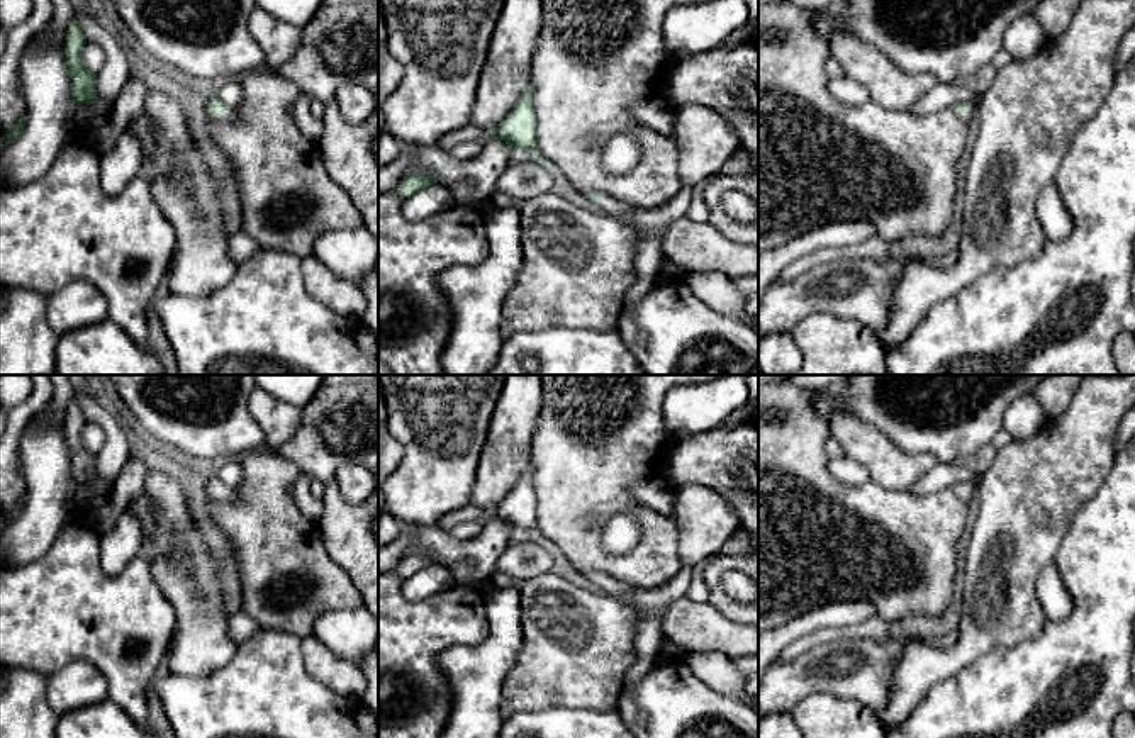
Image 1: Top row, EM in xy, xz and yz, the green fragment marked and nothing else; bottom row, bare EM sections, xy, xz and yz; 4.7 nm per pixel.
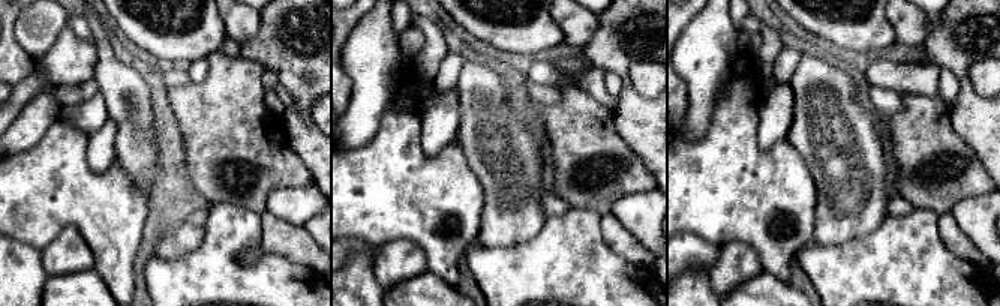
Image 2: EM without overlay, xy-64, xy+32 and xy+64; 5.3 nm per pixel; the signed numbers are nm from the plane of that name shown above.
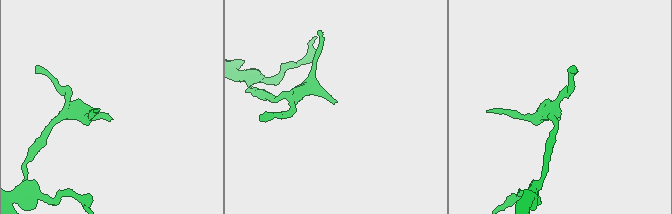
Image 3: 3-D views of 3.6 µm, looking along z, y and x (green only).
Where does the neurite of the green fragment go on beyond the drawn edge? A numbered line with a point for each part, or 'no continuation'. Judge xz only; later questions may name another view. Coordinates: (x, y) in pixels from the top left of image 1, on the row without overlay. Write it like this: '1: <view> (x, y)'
1: xz (608, 584)

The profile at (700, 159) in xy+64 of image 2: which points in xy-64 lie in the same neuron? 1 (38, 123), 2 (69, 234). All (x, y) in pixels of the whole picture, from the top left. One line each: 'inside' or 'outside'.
1: outside
2: outside

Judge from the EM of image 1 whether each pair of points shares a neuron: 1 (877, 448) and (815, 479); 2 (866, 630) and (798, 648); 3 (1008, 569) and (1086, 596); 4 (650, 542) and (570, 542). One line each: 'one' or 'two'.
1: one
2: one
3: two
4: one

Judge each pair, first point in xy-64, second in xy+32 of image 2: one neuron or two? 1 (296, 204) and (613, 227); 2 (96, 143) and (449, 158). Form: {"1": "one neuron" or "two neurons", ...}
{"1": "two neurons", "2": "two neurons"}

